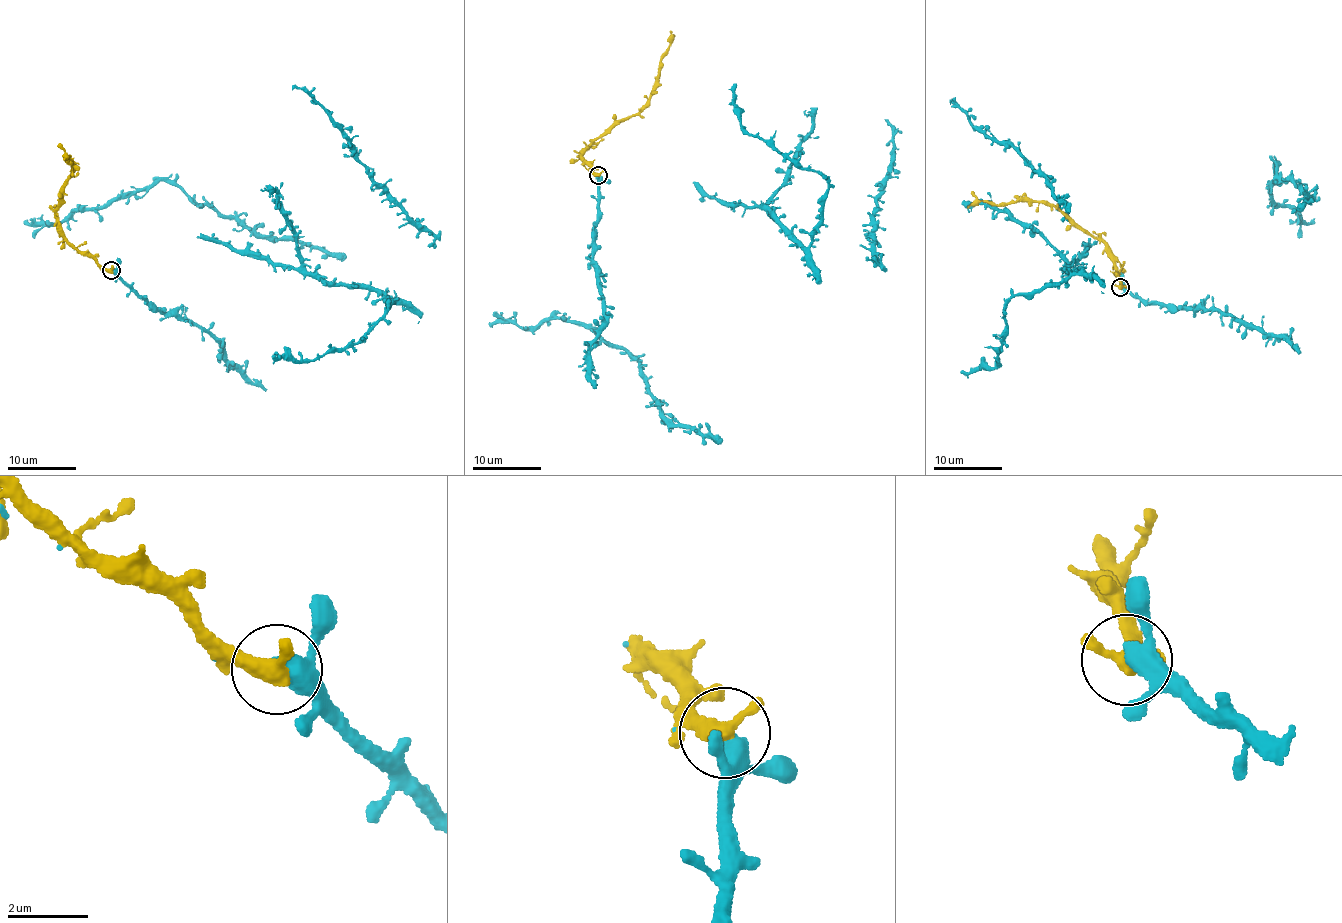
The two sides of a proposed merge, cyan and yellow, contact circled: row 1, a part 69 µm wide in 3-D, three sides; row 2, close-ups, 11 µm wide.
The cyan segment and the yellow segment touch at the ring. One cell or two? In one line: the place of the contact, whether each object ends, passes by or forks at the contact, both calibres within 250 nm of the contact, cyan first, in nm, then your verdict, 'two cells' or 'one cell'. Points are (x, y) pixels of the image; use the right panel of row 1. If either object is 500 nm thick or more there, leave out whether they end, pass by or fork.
at (1120, 287); 400 nm thick on the cyan side, 500 nm on the other; one cell

